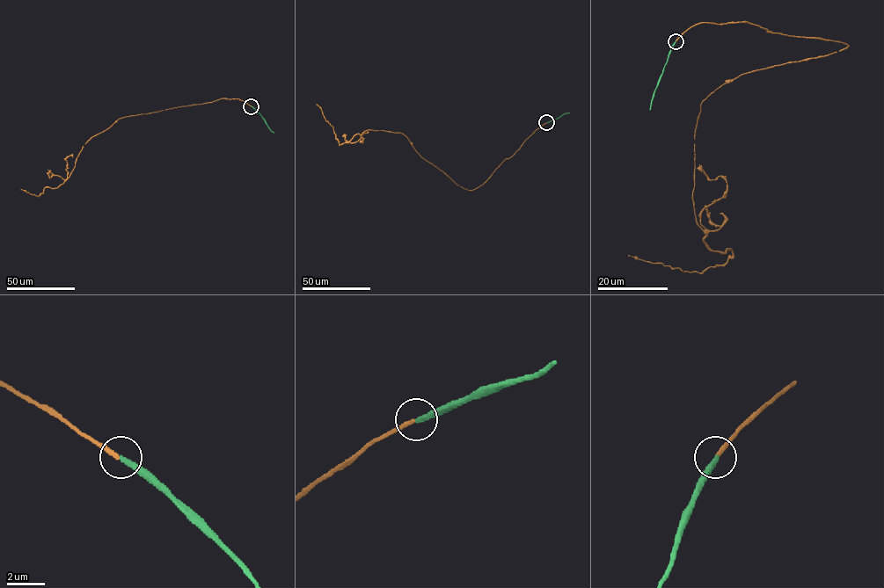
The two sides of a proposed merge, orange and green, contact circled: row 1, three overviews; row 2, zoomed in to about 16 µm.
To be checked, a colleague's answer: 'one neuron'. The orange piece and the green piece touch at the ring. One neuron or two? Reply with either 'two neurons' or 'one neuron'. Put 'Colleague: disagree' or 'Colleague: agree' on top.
Colleague: agree
one neuron

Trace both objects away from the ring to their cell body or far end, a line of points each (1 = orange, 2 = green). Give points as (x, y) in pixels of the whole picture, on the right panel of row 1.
1: (675, 41), (748, 22), (848, 46), (701, 103), (692, 199), (723, 264), (628, 255)
2: (675, 41), (650, 110)

